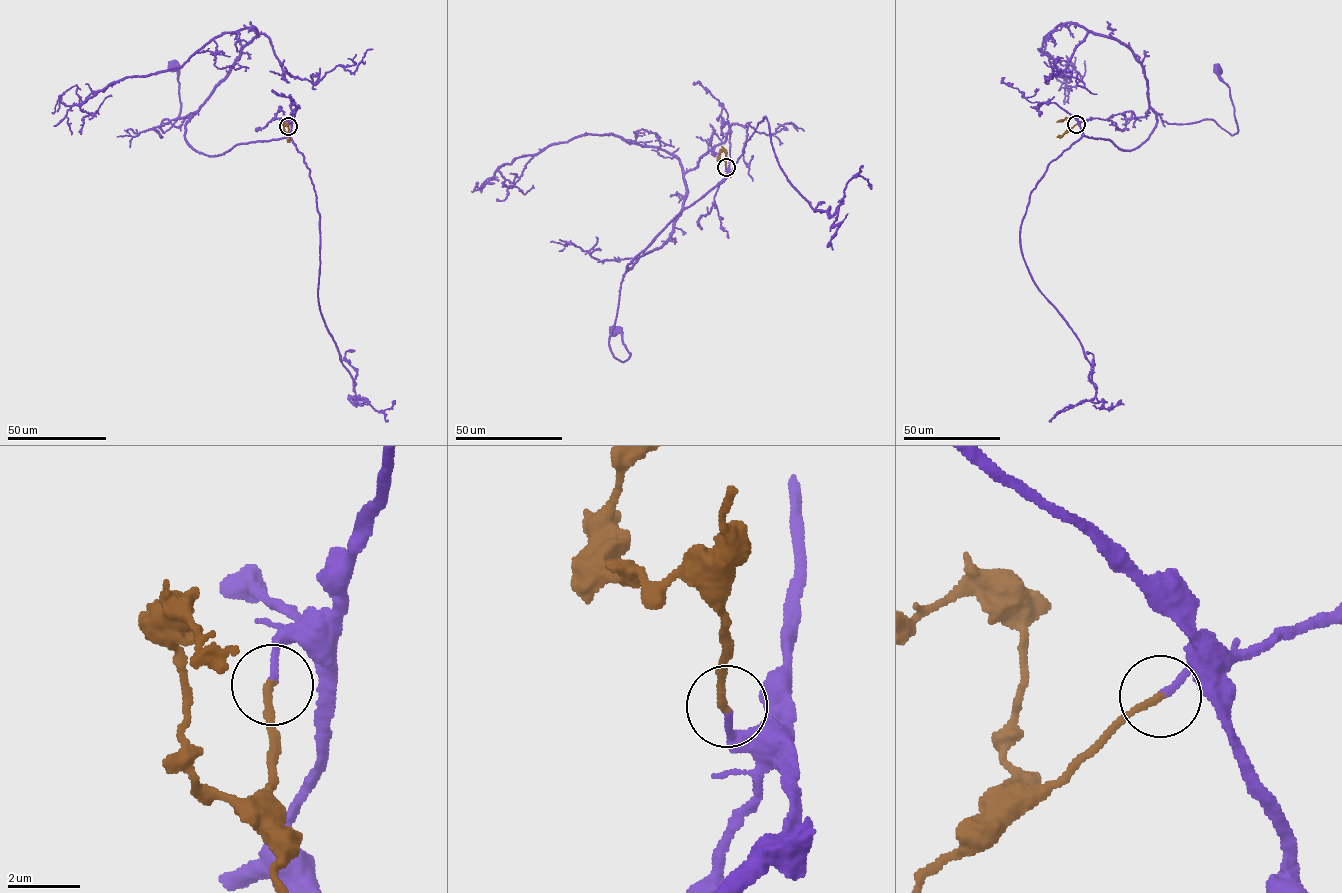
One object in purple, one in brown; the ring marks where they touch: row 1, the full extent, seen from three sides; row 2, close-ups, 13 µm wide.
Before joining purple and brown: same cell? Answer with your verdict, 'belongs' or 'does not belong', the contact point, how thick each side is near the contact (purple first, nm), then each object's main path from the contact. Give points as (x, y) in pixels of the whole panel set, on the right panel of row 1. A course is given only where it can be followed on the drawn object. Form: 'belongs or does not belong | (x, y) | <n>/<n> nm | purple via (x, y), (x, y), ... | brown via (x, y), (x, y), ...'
belongs | (1076, 124) | 180/220 nm | purple via (1076, 124), (1125, 151), (1149, 137), (1159, 114), (1170, 124), (1212, 120), (1232, 135), (1234, 107), (1217, 70) | brown via (1076, 124), (1069, 129), (1068, 120), (1057, 122)

